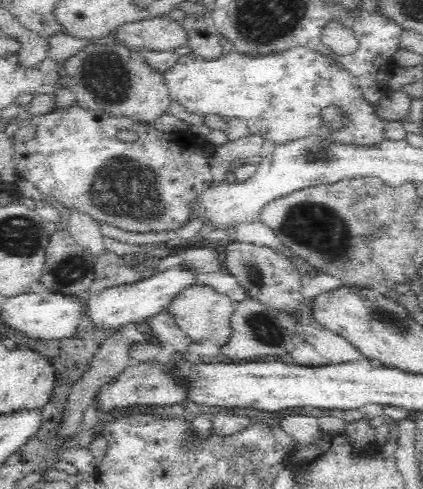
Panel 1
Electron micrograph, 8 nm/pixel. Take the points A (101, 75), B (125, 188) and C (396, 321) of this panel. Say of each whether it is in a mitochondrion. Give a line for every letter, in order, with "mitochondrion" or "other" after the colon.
A: mitochondrion
B: mitochondrion
C: mitochondrion

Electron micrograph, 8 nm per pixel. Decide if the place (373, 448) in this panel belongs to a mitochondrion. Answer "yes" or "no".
no

